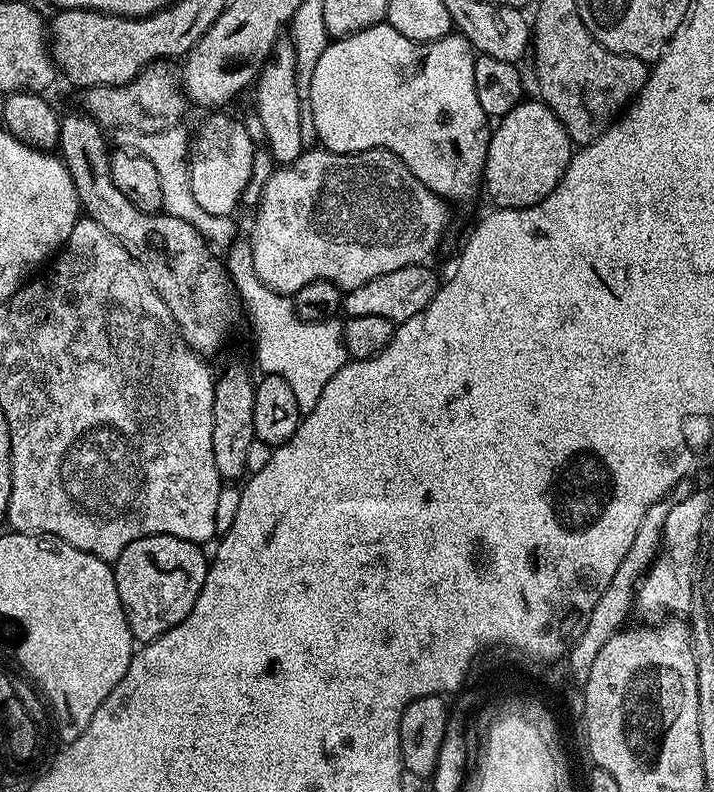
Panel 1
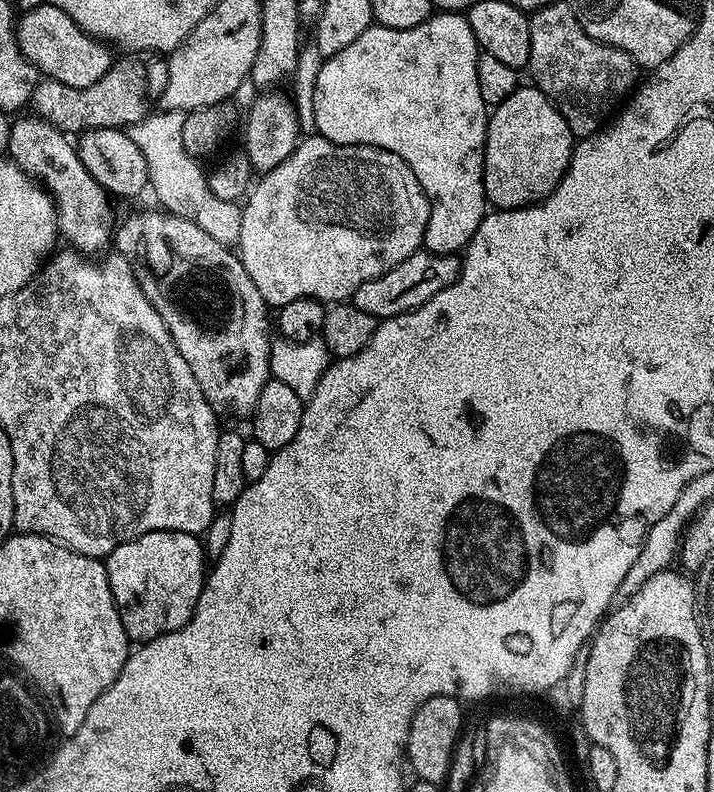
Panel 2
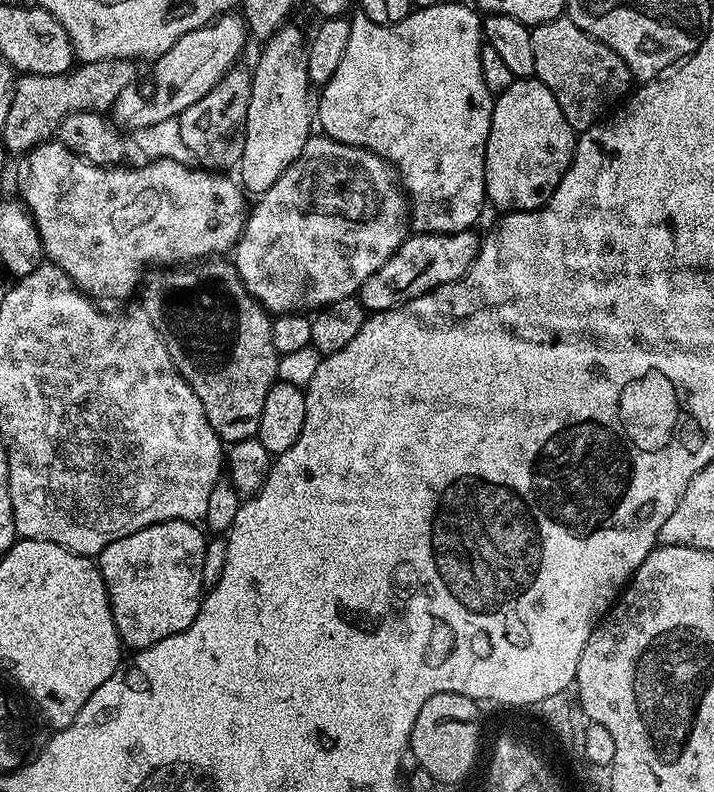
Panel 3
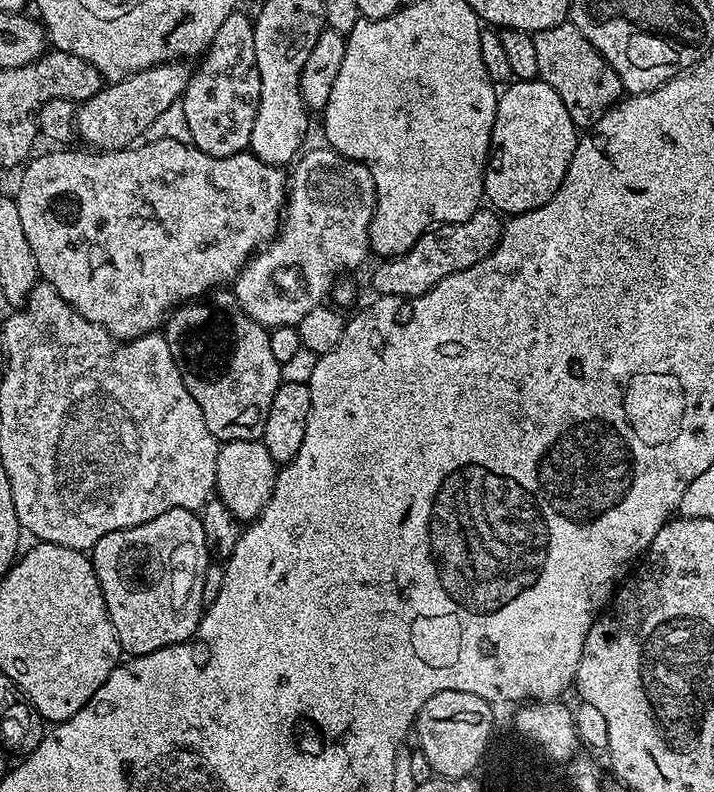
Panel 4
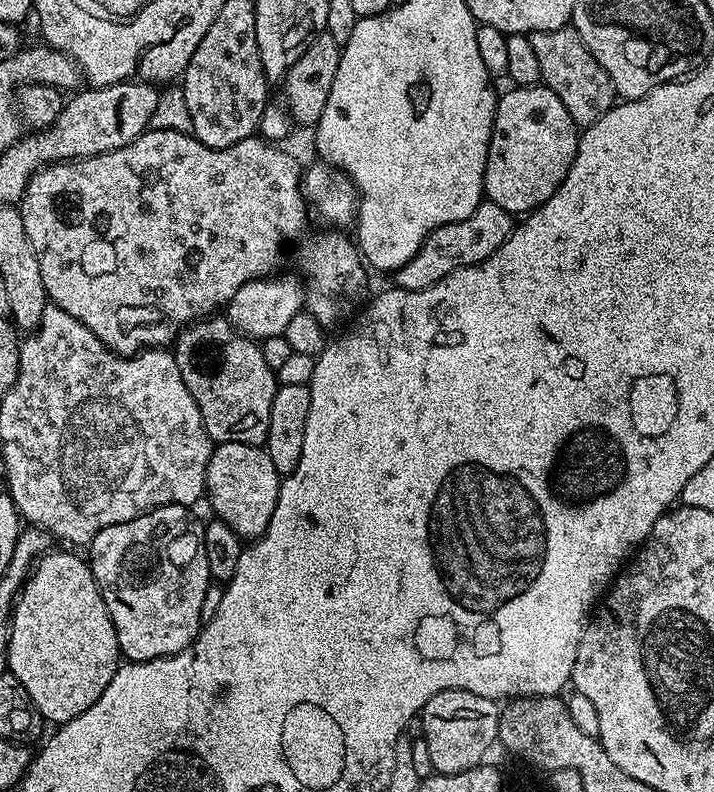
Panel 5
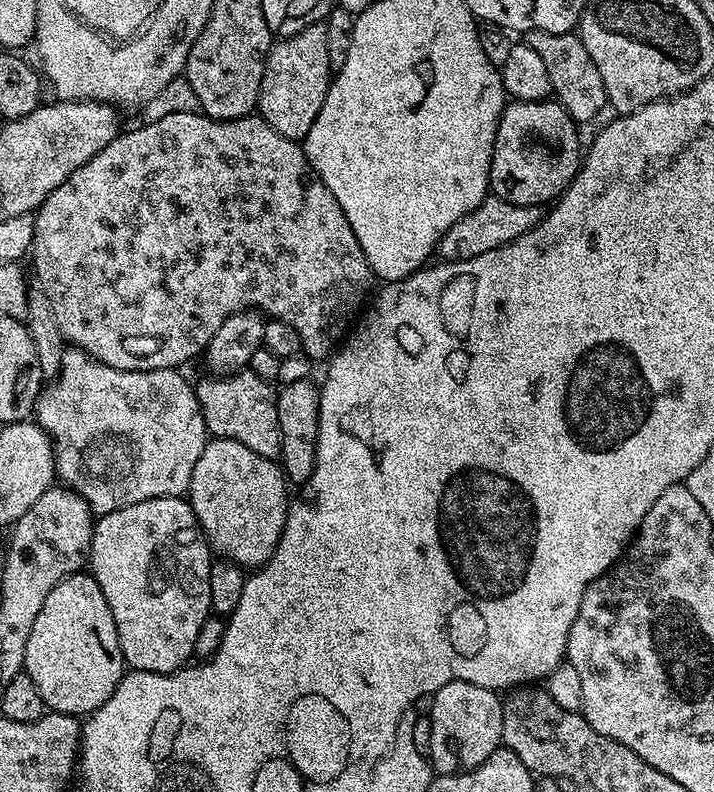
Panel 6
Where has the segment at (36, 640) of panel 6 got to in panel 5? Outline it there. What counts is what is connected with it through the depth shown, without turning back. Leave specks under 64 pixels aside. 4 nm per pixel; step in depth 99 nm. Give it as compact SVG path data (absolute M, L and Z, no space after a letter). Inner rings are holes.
M54 552L45 555L35 565L16 606L7 671L26 686L41 717L59 726L78 718L102 698L121 663L114 622L89 561Z

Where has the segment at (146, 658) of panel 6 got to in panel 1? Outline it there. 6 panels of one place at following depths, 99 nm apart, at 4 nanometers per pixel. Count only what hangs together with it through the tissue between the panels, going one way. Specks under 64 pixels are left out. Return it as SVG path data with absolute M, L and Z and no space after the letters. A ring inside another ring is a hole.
M147 536L138 538L122 550L122 554L114 561L118 598L124 607L126 622L132 631L133 641L147 642L157 640L166 630L178 626L190 614L194 602L198 602L198 594L202 590L202 582L206 582L209 557L204 557L205 549L199 544L192 544L177 536Z

